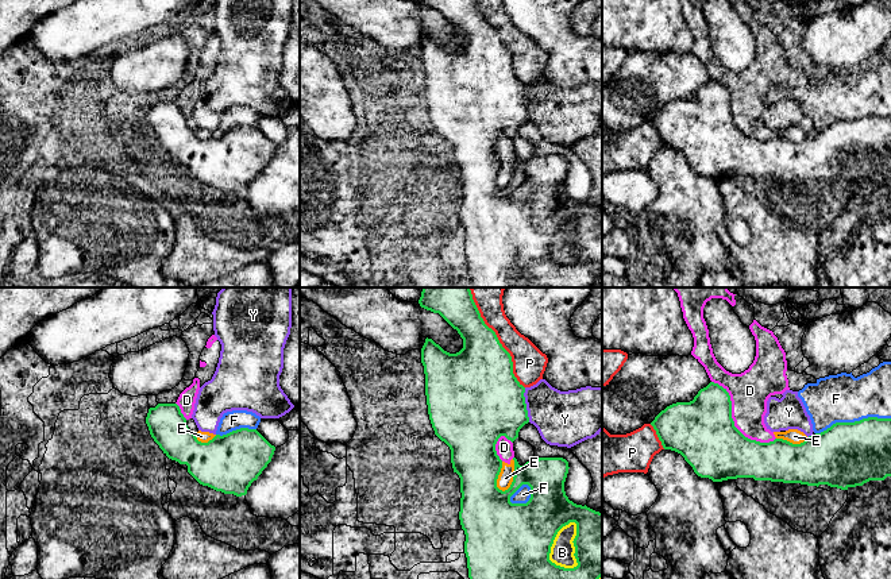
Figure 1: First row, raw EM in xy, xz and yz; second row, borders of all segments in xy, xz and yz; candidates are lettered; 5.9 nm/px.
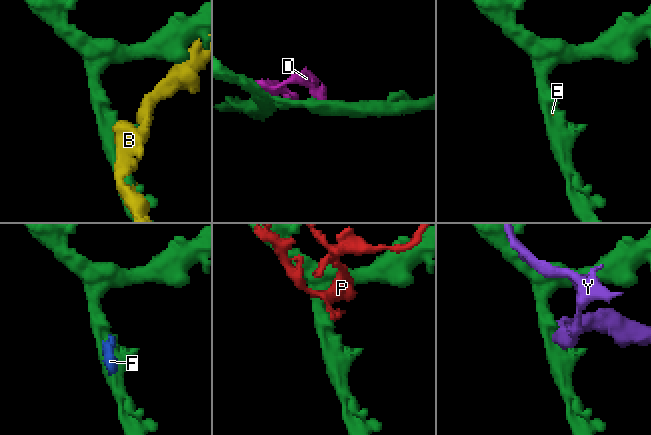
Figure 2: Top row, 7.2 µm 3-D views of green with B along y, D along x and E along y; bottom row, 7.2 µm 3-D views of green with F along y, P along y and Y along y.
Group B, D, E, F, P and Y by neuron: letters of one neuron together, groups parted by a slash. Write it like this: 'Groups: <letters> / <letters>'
Groups: B / D E F / P / Y

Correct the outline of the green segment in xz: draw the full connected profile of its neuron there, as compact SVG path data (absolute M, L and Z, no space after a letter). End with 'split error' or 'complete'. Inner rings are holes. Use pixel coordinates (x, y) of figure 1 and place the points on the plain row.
M418 0L418 1L421 5L427 8L439 11L454 27L458 28L458 31L463 36L463 46L456 51L450 51L444 49L439 42L436 42L432 36L427 35L421 46L421 61L424 63L425 93L427 93L428 112L432 126L435 128L435 132L450 144L454 170L456 170L460 175L462 196L460 196L459 217L462 227L464 228L466 232L464 251L467 255L470 282L472 283L474 287L591 287L598 281L598 277L602 274L602 211L595 209L587 205L586 202L585 204L576 202L572 198L570 198L568 194L566 193L564 180L570 166L568 159L563 155L539 155L539 157L535 155L526 159L524 163L520 163L517 157L513 155L514 174L510 185L505 189L497 185L497 177L502 166L502 158L500 157L495 148L495 142L498 136L501 134L505 134L508 138L513 140L518 135L520 127L529 120L525 94L524 94L525 85L517 78L517 76L513 72L513 59L510 51L502 45L495 30L485 22L475 0ZM522 182L528 182L531 185L529 198L526 201L512 201L510 194ZM570 220L576 221L576 233L572 240L575 244L574 254L576 256L578 263L574 266L564 266L552 260L549 258L549 251L558 229Z; complete

